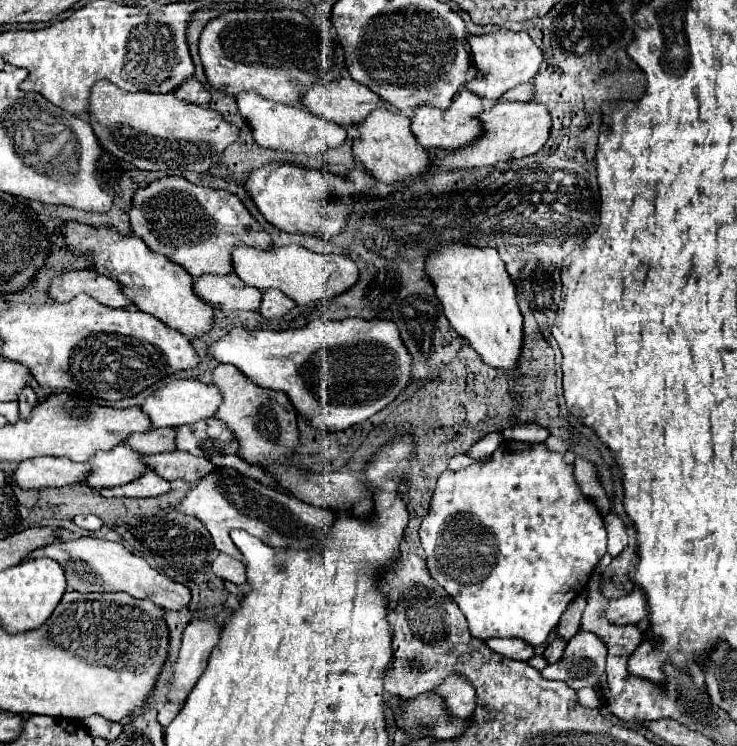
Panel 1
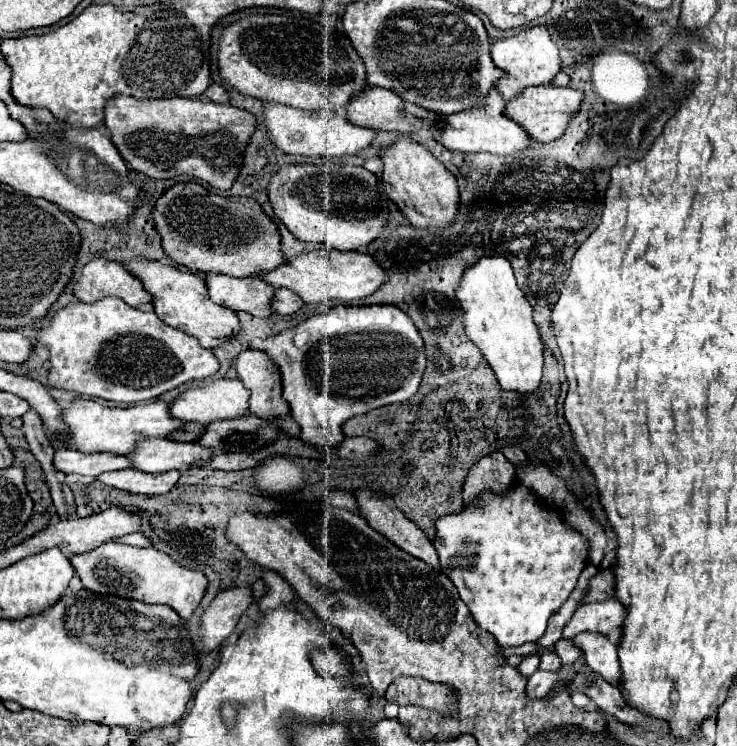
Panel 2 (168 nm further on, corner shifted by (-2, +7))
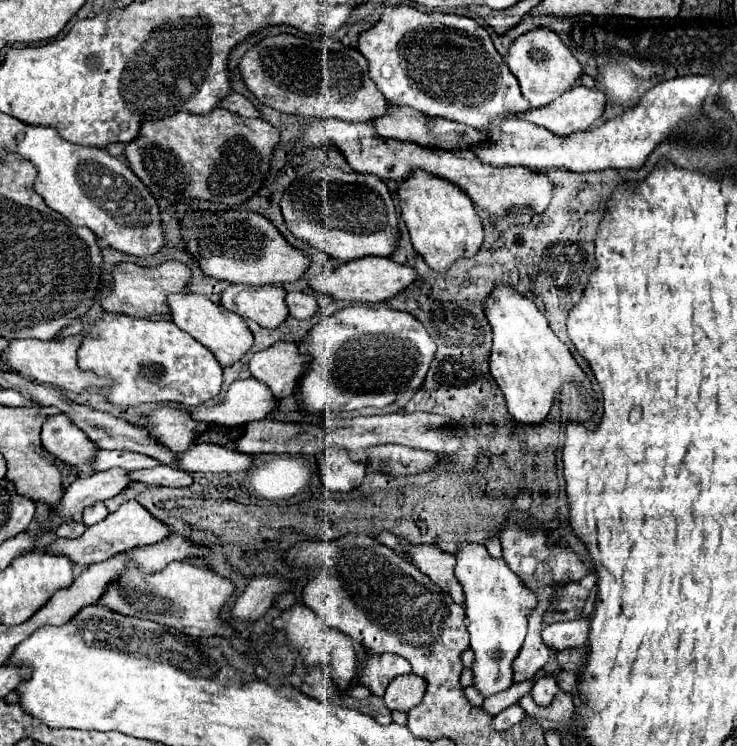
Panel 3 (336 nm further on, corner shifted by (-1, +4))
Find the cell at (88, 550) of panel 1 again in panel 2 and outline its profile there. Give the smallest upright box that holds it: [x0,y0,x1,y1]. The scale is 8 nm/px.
[70,541,208,621]

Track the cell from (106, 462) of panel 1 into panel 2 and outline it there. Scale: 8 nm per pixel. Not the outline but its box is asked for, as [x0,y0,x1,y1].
[128,439,212,473]

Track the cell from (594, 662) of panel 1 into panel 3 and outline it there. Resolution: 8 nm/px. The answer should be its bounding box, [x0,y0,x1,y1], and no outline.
[495,704,525,730]

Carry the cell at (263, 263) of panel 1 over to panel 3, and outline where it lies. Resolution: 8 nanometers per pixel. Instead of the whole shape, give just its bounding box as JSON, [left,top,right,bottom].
[309,256,417,304]

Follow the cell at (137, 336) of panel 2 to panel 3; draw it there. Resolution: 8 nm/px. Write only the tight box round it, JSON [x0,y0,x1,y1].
[77,314,221,406]

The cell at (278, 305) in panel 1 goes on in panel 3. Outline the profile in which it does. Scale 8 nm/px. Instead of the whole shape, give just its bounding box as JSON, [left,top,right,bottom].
[285,292,319,320]

